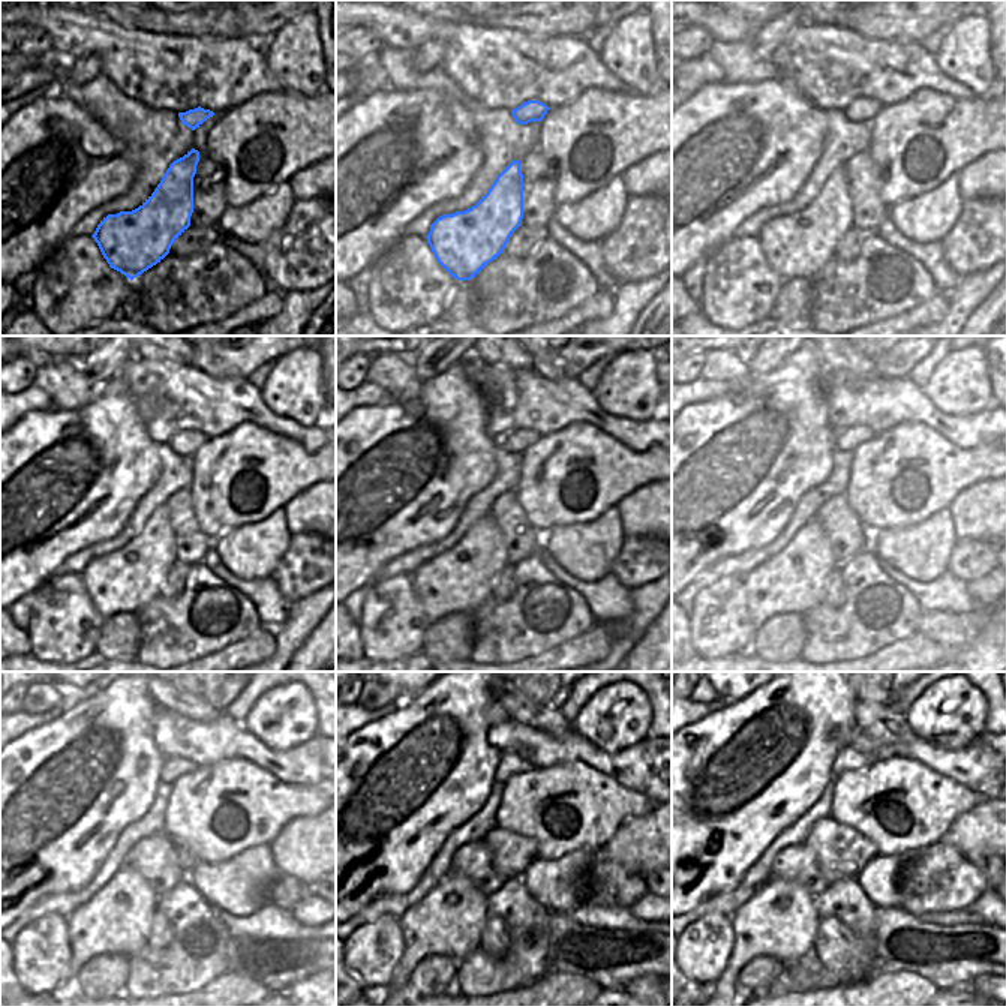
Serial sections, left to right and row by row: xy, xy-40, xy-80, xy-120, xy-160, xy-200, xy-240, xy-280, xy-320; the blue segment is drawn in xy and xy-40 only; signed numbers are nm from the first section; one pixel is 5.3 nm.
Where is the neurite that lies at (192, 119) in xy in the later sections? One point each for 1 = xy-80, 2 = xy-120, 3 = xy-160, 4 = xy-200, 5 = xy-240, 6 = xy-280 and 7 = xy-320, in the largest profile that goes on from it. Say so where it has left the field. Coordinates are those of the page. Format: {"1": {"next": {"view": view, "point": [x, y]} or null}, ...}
{"1": {"next": {"view": "xy-80", "point": [864, 108]}}, "2": {"next": {"view": "xy-120", "point": [186, 443]}}, "3": {"next": {"view": "xy-160", "point": [517, 441]}}, "4": {"next": {"view": "xy-200", "point": [849, 440]}}, "5": {"next": {"view": "xy-240", "point": [174, 768]}}, "6": {"next": {"view": "xy-280", "point": [510, 765]}}, "7": {"next": {"view": "xy-320", "point": [847, 760]}}}

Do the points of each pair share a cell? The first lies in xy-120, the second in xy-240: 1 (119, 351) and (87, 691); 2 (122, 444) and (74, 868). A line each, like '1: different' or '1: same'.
1: same
2: same

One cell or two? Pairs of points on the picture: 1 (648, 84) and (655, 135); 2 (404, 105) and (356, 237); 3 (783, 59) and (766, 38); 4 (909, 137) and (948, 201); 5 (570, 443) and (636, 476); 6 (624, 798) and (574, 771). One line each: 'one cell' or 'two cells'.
1: two cells
2: one cell
3: one cell
4: two cells
5: one cell
6: one cell

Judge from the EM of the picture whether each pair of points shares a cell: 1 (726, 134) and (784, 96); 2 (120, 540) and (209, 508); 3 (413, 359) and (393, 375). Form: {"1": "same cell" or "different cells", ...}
{"1": "same cell", "2": "different cells", "3": "different cells"}

